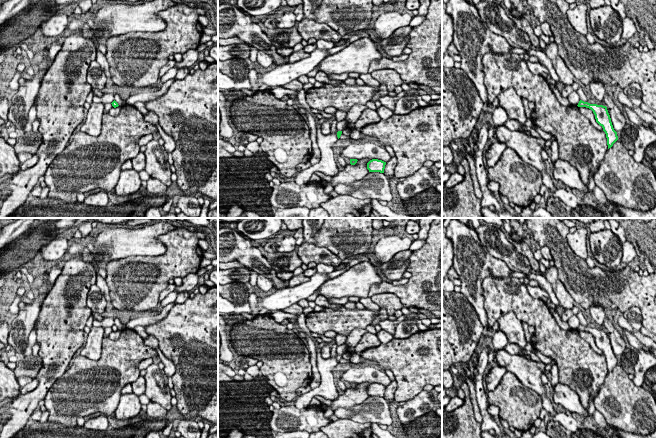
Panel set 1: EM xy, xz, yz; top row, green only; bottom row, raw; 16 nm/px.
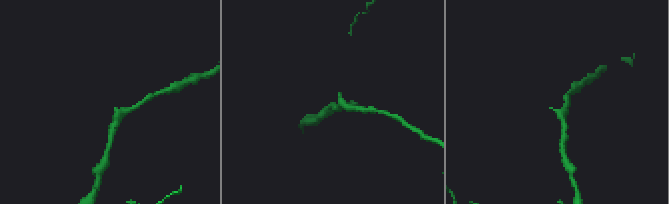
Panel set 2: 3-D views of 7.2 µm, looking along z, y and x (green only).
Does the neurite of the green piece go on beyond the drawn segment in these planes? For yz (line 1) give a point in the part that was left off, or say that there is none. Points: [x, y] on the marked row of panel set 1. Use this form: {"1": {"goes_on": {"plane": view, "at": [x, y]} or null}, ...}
{"1": {"goes_on": null}}

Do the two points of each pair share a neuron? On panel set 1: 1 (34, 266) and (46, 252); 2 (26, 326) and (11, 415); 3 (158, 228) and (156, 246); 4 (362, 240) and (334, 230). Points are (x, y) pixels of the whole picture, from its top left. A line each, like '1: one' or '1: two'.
1: two
2: two
3: one
4: one

